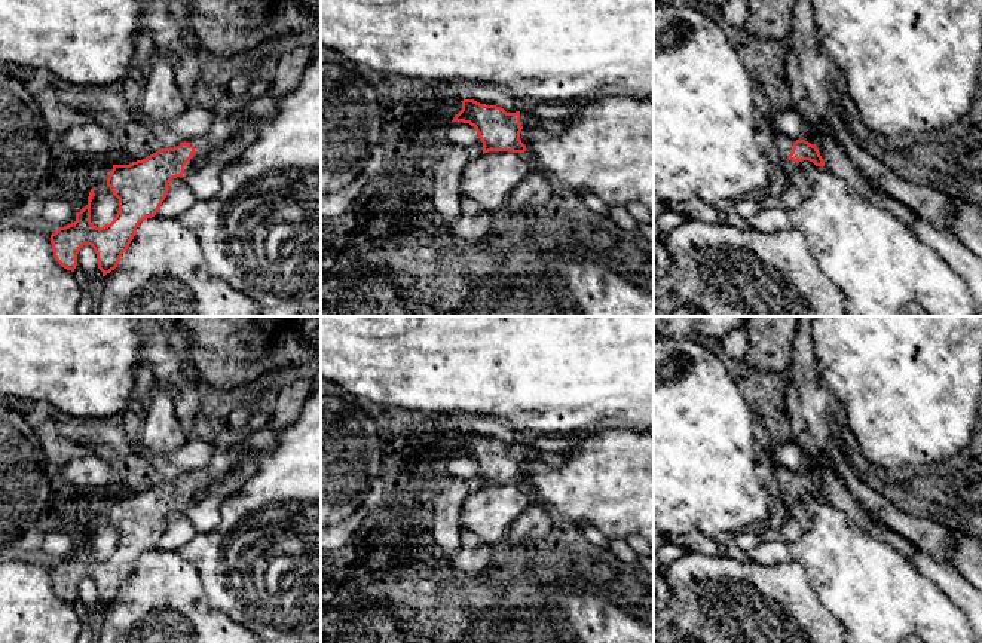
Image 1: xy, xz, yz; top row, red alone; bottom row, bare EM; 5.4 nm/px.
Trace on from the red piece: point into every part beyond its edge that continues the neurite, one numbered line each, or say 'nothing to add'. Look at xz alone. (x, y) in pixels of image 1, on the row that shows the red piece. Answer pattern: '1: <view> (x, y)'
1: xz (528, 121)

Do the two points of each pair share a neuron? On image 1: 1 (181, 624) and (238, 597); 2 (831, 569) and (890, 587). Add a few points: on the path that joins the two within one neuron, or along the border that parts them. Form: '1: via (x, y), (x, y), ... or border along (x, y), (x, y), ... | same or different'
1: border along (199, 575), (207, 602), (242, 627) | different
2: via (846, 569), (866, 585), (875, 587) | same

